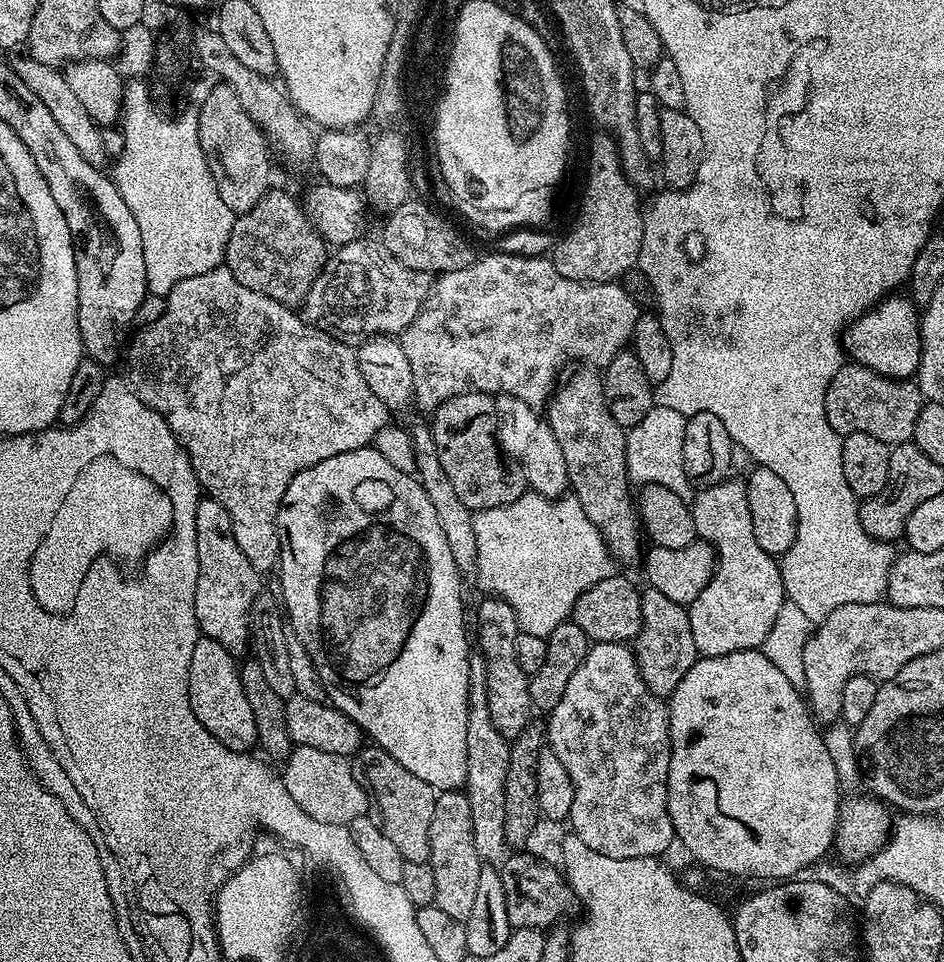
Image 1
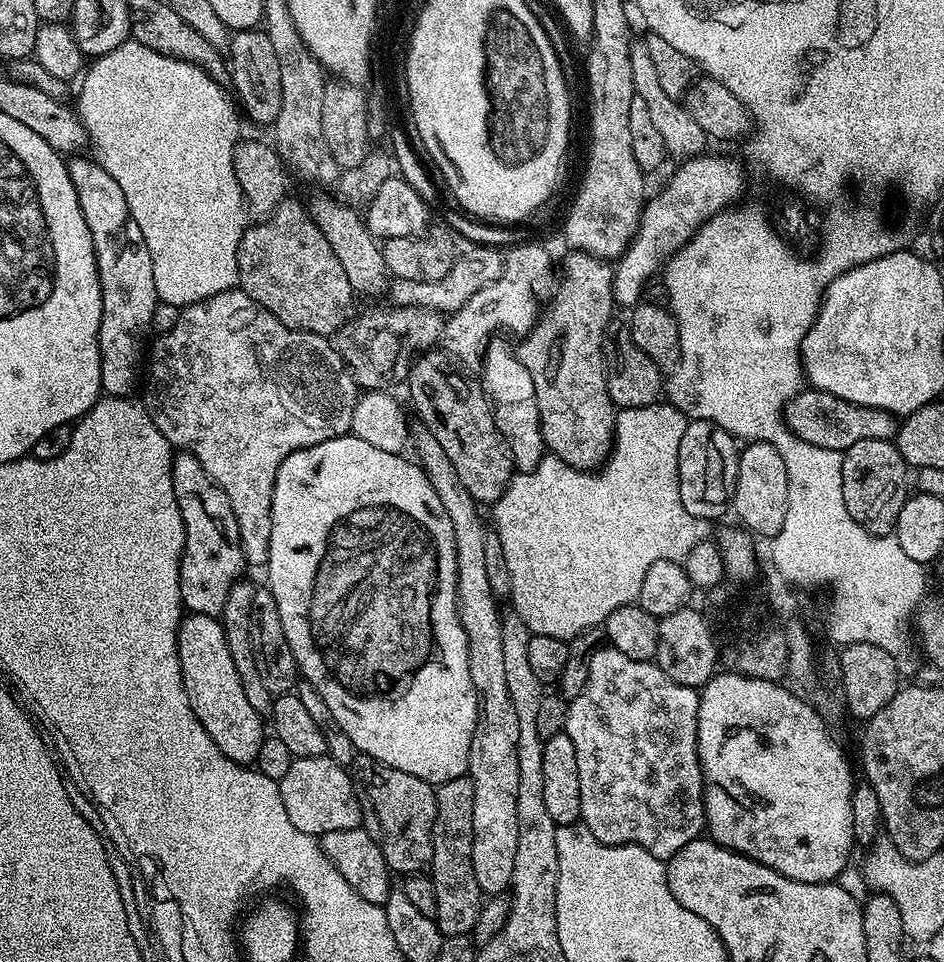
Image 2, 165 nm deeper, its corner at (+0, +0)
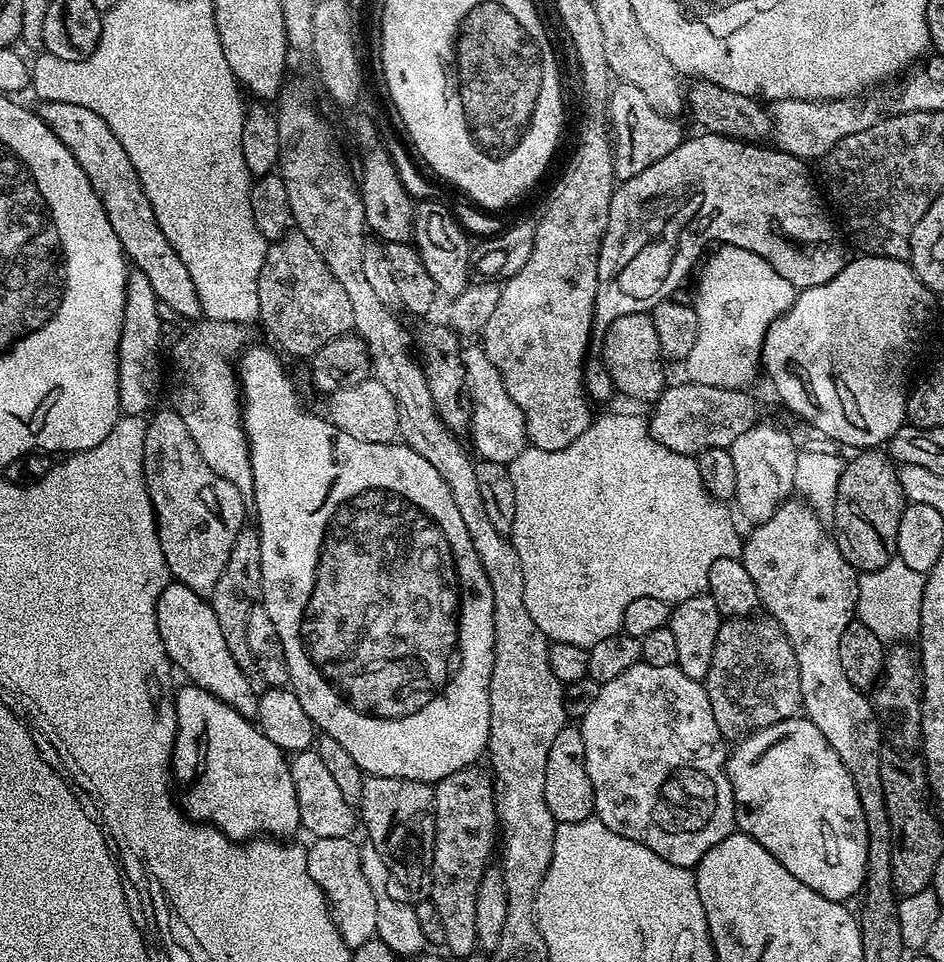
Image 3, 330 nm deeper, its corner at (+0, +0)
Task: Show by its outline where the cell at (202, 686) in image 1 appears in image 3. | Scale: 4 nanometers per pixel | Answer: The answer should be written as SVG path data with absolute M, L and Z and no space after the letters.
M170 582L158 598L156 617L158 634L162 638L162 646L166 650L169 661L175 667L177 664L188 675L187 679L191 683L214 694L214 698L238 710L238 714L249 718L255 717L258 710L258 697L253 690L250 690L245 674L242 674L234 658L231 657L211 603L205 597L194 594L190 586Z

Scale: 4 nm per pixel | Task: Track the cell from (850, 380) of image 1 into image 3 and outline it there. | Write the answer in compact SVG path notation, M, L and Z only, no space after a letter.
M691 382L669 383L651 405L648 428L662 446L683 456L696 456L707 448L731 449L734 438L757 423L756 404L747 391L738 388L702 386Z

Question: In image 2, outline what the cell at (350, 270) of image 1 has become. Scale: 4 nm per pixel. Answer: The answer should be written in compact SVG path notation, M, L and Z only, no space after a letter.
M472 246L468 249L469 252L459 253L449 273L437 281L393 279L390 284L391 303L401 308L426 308L430 312L441 314L451 314L466 306L466 302L470 302L470 298L474 298L478 290L490 286L490 282L500 277L504 270L505 257L505 253L499 247Z

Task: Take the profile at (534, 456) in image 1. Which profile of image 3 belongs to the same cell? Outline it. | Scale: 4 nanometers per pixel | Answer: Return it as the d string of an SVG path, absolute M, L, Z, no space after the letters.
M465 347L462 352L464 358L464 383L468 399L472 402L472 423L470 425L471 447L476 447L475 455L482 460L512 464L518 454L522 454L529 447L526 434L526 422L522 410L518 410L518 402L506 394L506 386L502 382L502 374L498 374L498 366L486 358L483 347Z

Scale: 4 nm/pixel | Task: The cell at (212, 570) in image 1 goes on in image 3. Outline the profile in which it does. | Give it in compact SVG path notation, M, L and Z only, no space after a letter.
M170 406L162 408L153 411L148 420L144 447L144 485L148 487L150 502L156 511L156 529L169 577L177 584L190 586L194 594L211 598L218 585L218 578L222 578L222 570L226 570L234 538L238 538L238 530L245 527L246 502L242 494L238 494L238 486L230 486L226 478L214 474L214 470L206 466L202 454L198 454L198 446L194 446L194 438L190 438L190 430L186 430L186 422L182 422L182 418L178 418Z

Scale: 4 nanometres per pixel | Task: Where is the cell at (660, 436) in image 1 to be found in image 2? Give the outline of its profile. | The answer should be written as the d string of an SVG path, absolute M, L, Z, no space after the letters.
M657 402L650 406L642 406L641 408L622 408L617 411L616 414L616 435L614 437L614 447L612 449L611 456L604 461L603 465L595 470L585 470L583 468L575 468L570 466L566 462L562 462L557 456L551 454L545 455L543 460L538 462L538 466L534 470L529 472L517 471L512 477L512 481L508 483L508 488L502 494L502 498L497 500L494 507L491 509L492 520L494 523L494 531L498 534L498 538L502 542L502 554L506 554L506 570L510 570L510 582L512 583L512 594L510 597L510 603L513 604L515 615L518 615L526 622L528 631L533 636L545 636L546 638L558 638L559 640L567 640L569 642L581 636L584 632L588 632L592 628L599 628L603 625L605 620L610 618L610 614L614 614L614 610L618 610L622 606L627 604L635 604L639 601L640 591L642 590L642 580L646 578L646 572L650 570L650 566L654 566L654 562L662 562L663 560L675 560L677 562L683 562L687 560L690 550L694 550L694 546L698 546L702 541L709 539L710 528L709 521L699 520L694 518L686 510L686 506L682 506L682 498L680 497L680 479L678 478L678 445L682 443L682 434L686 434L686 426L688 425L688 417L683 416L679 410L672 404L667 402Z

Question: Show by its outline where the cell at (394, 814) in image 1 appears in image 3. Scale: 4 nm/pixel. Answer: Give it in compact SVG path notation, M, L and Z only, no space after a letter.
M365 775L358 816L362 821L362 828L368 831L368 836L372 839L369 840L371 848L381 855L382 861L389 868L391 879L397 885L400 883L413 901L427 901L432 894L432 859L436 833L436 793L433 785L422 780Z

